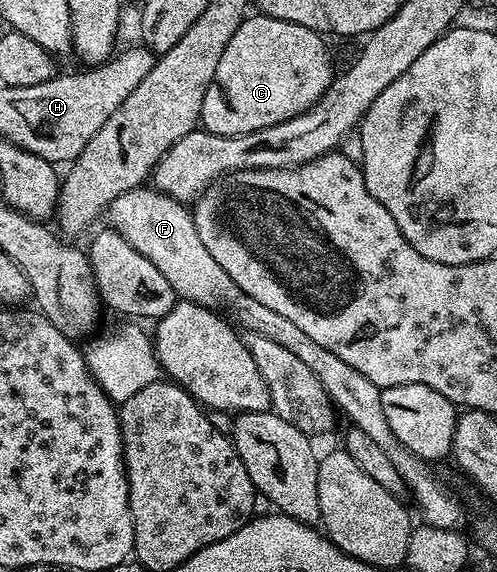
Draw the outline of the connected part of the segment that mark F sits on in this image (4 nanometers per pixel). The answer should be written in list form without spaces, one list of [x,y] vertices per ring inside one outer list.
[[[138,188],[123,192],[109,205],[107,218],[108,225],[117,230],[135,248],[135,252],[143,252],[163,276],[167,276],[167,284],[176,292],[178,299],[186,302],[198,302],[200,306],[210,308],[222,308],[233,310],[233,314],[246,326],[246,331],[267,336],[267,340],[275,340],[275,344],[280,344],[282,348],[287,348],[287,352],[295,352],[311,372],[323,384],[323,388],[329,393],[334,407],[342,415],[345,414],[350,419],[352,425],[358,426],[379,448],[383,448],[387,460],[395,464],[395,472],[405,482],[406,491],[413,493],[413,502],[421,509],[420,521],[427,526],[443,528],[444,530],[457,530],[460,522],[465,518],[465,510],[461,507],[461,502],[453,494],[445,491],[445,486],[433,474],[428,474],[426,463],[421,459],[413,457],[408,450],[405,450],[401,441],[391,432],[391,427],[387,425],[387,416],[383,413],[383,400],[381,399],[382,387],[377,386],[363,372],[351,368],[344,360],[339,360],[335,352],[327,352],[323,344],[315,344],[307,332],[303,332],[298,326],[287,320],[279,312],[272,308],[266,308],[264,304],[259,304],[251,296],[247,296],[223,268],[219,268],[219,263],[215,261],[215,256],[203,248],[203,240],[199,240],[199,228],[195,228],[195,220],[190,207],[183,202],[176,202],[171,196],[161,193],[156,188]]]

